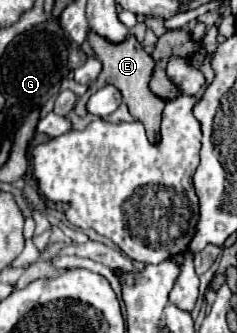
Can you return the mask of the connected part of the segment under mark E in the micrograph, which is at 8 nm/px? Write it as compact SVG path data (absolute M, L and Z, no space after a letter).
M90 31L88 33L88 43L92 45L96 57L104 65L102 73L98 77L98 87L108 85L108 83L118 87L122 97L124 97L124 103L130 109L130 115L146 127L148 139L156 141L158 139L158 129L160 129L160 115L162 115L162 109L164 109L166 103L160 97L156 97L148 87L148 83L152 79L152 73L154 73L154 59L142 49L142 45L136 41L134 35L128 35L124 43L112 43L106 37L100 37L98 33Z

